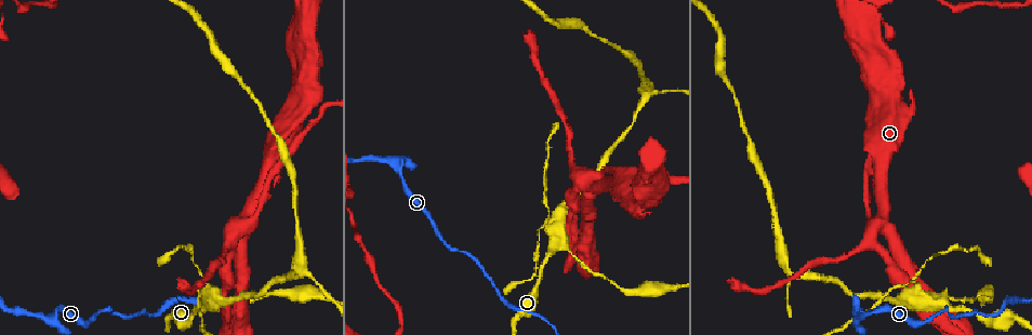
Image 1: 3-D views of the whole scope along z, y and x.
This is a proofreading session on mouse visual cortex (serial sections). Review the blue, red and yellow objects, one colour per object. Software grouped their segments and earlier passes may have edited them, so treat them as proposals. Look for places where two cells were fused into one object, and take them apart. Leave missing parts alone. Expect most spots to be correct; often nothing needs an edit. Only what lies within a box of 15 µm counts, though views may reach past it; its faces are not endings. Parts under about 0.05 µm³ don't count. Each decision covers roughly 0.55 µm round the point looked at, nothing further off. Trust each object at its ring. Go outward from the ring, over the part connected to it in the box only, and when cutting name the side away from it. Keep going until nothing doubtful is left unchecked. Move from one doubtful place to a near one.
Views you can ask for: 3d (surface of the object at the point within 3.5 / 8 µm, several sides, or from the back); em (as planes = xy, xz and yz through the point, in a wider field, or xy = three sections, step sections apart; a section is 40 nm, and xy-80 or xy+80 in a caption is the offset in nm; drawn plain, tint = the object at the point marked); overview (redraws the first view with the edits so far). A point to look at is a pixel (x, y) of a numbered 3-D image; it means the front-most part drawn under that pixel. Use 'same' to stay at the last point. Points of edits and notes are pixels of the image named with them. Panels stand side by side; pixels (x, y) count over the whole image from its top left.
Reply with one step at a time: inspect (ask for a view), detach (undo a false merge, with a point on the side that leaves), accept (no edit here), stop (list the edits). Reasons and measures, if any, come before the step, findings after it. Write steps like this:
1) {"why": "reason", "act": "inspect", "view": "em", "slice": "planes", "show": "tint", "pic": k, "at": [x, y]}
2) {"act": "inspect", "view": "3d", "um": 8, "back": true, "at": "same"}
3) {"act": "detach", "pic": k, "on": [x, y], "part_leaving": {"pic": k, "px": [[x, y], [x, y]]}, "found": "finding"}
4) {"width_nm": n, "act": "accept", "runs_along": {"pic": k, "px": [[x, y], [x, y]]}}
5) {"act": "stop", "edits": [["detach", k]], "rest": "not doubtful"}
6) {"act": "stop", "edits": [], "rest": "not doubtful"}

{"act": "inspect", "view": "3d", "um": 8, "pic": 1, "at": [869, 217]}

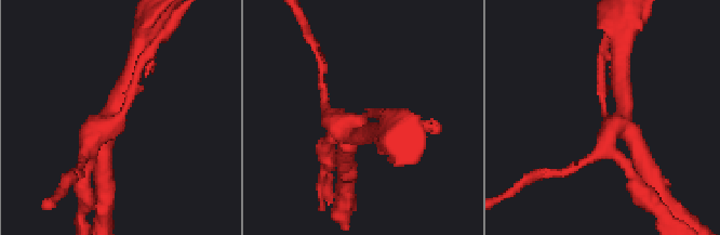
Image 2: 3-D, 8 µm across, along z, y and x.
{"why": "shape alone is not enough", "act": "inspect", "view": "em", "slice": "planes", "show": "tint", "pic": 2, "at": [358, 122]}

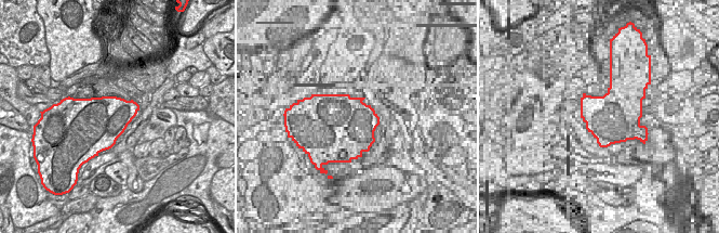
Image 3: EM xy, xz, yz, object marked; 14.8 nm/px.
{"act": "accept", "runs_along": {"pic": 2, "px": [[121, 96], [109, 118], [104, 148]]}, "found": "one cell here"}

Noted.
{"why": "sharp bend", "act": "inspect", "view": "3d", "um": 3.5, "pic": 1, "at": [944, 305]}

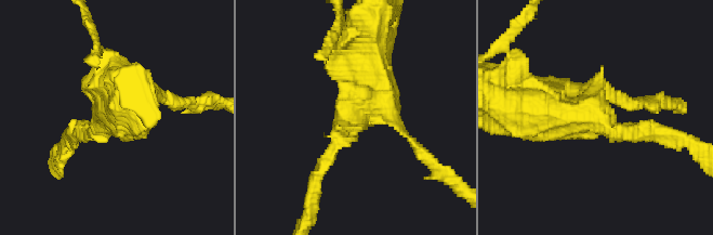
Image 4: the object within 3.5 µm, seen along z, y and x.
{"why": "shape alone is not enough", "act": "inspect", "view": "em", "slice": "xy", "step": 5, "show": "tint", "pic": 4, "at": [352, 121]}

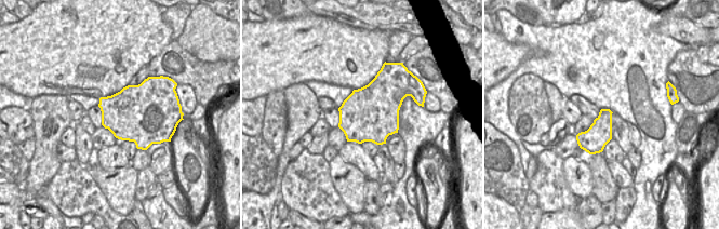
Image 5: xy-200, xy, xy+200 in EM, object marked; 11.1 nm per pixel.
{"act": "accept", "runs_along": {"pic": 4, "px": [[326, 159], [366, 106], [366, 37]]}, "found": "continuous, no second cell"}

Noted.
{"why": "narrows sharply", "act": "inspect", "view": "3d", "um": 3.5, "pic": 1, "at": [949, 297]}

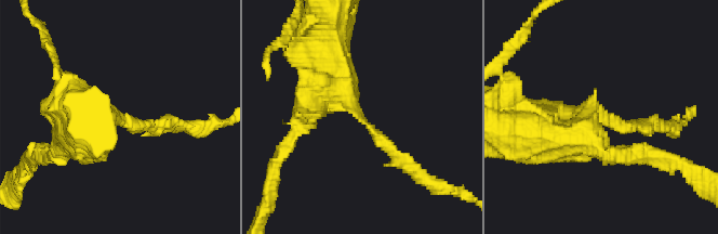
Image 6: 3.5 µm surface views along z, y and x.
{"arm_widths_nm": [200, 500], "act": "inspect", "view": "em", "slice": "xy", "step": 5, "show": "tint", "pic": 6, "at": [368, 125]}

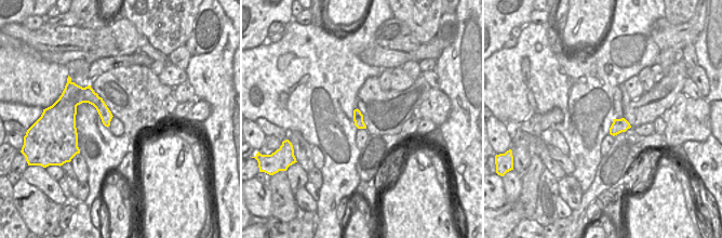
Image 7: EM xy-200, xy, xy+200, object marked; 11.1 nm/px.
{"act": "accept", "runs_along": {"pic": 7, "px": [[89, 90], [107, 122]]}, "found": "one cell here"}

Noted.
{"why": "a narrow waist", "act": "inspect", "view": "3d", "um": 3.5, "pic": 1, "at": [912, 297]}

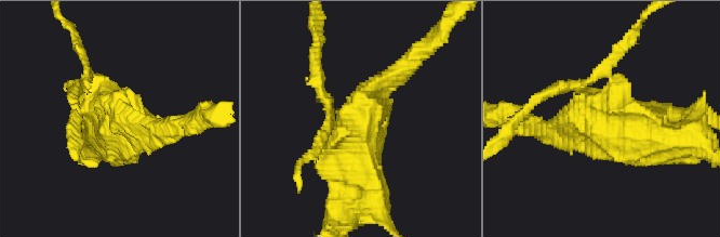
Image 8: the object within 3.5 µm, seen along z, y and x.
{"why": "shape alone is not enough", "act": "inspect", "view": "em", "slice": "xy", "step": 5, "show": "tint", "pic": 8, "at": [598, 121]}

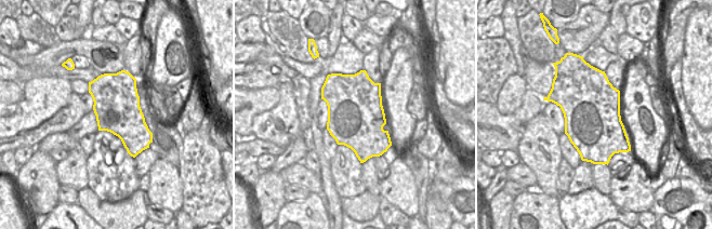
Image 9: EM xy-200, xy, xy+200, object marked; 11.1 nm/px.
{"why": "another direction", "act": "inspect", "view": "em", "slice": "xy", "step": 2, "show": "tint", "at": "same"}

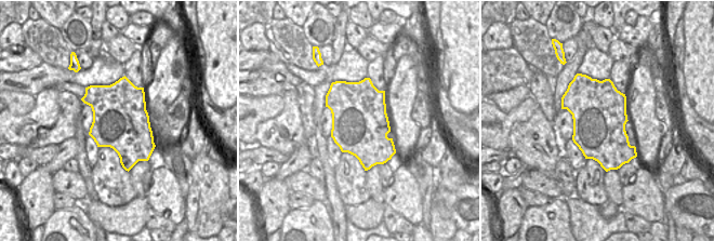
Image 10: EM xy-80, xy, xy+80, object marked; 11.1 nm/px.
{"arm_widths_nm": [150, 250, 600], "act": "accept", "found": "all the same cell"}

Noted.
{"why": "branch point", "act": "inspect", "view": "3d", "um": 3.5, "pic": 1, "at": [912, 282]}

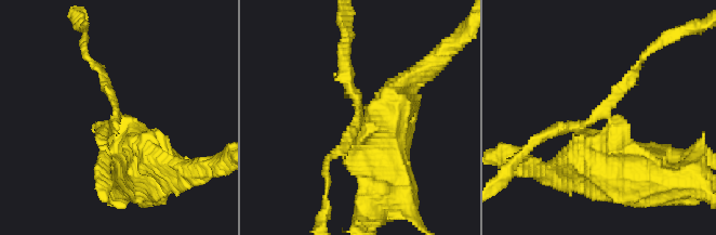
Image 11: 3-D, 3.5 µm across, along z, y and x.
{"arms": 3, "arm_widths_nm": [150, 200, 600], "why": "need the tissue", "act": "inspect", "view": "em", "slice": "planes", "show": "tint", "pic": 11, "at": [360, 121]}

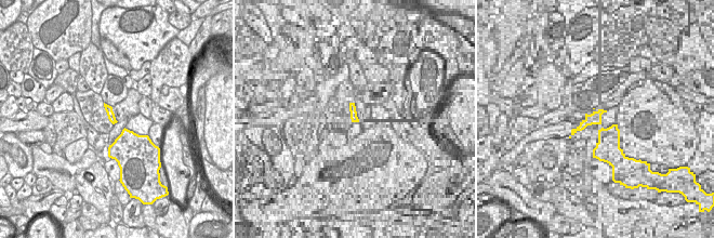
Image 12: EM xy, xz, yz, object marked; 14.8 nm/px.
{"why": "cut it another way", "act": "inspect", "view": "em", "slice": "xy", "step": 3, "show": "tint", "at": "same"}

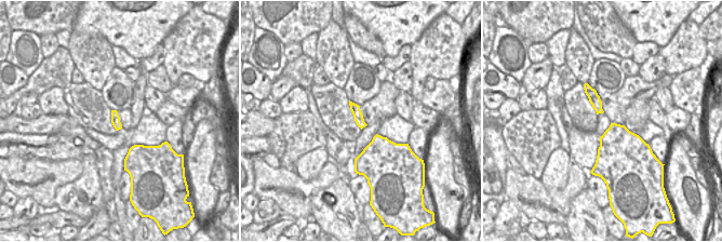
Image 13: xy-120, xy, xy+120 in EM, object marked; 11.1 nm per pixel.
{"act": "accept", "found": "one cell here"}

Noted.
{"act": "stop", "edits": [], "rest": "not doubtful"}

